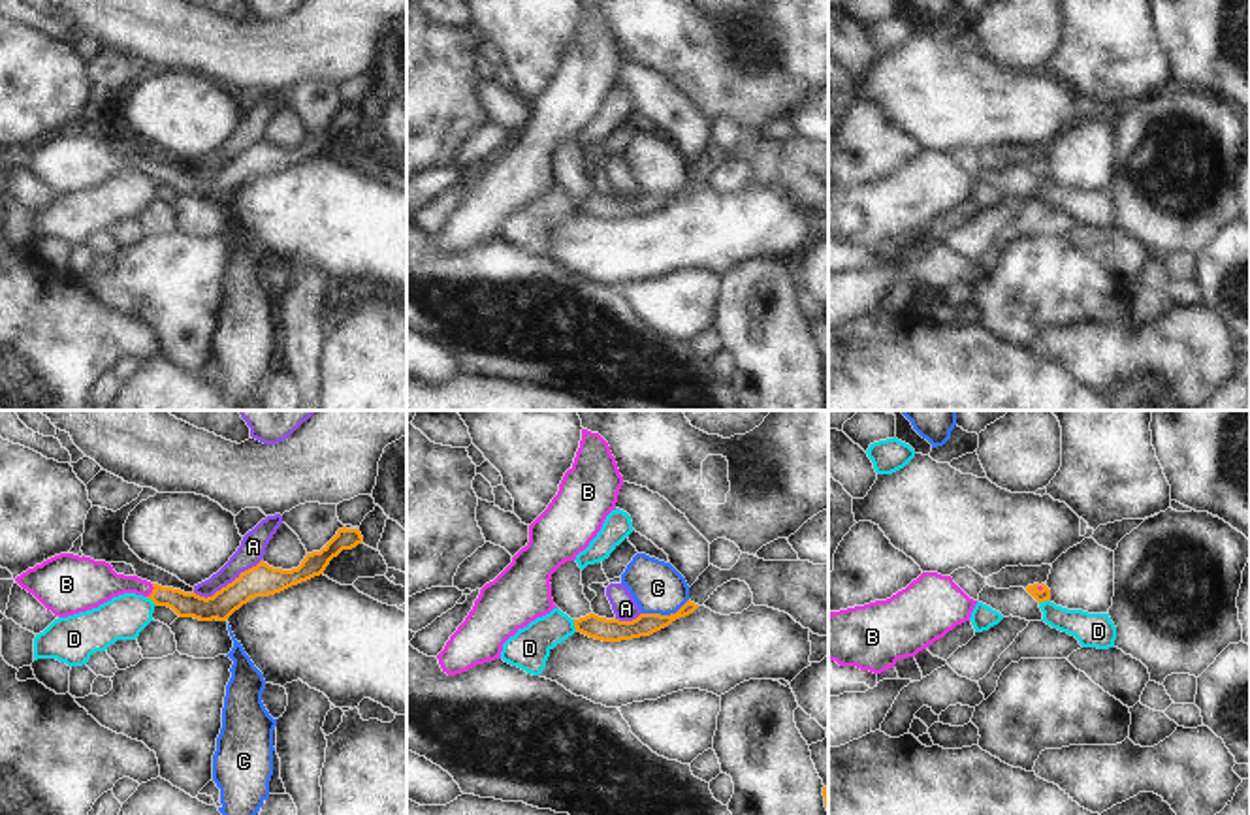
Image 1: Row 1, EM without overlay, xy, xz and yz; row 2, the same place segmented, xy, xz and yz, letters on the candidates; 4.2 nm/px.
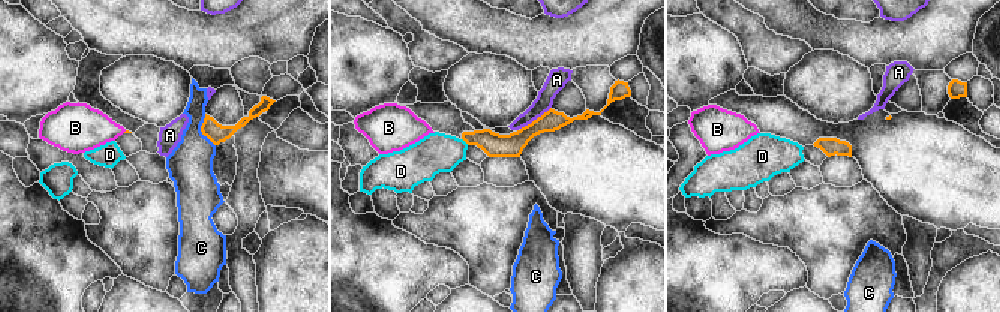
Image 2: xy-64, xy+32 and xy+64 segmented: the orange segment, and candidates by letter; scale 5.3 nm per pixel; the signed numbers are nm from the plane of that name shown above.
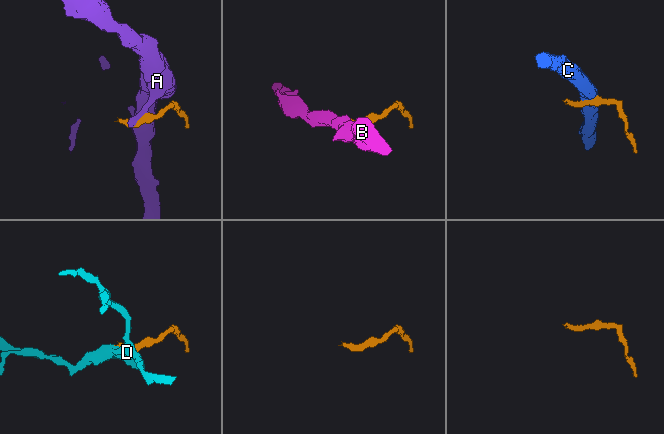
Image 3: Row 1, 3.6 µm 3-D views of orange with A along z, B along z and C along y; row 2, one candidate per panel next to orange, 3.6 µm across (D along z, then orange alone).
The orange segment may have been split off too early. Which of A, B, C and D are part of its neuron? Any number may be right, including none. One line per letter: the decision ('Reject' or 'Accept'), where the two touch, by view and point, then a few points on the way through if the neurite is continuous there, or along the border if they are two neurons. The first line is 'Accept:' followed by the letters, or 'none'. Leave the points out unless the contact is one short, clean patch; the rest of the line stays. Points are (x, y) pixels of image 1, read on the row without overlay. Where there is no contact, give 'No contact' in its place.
Accept: B
A: Reject. Touches orange at xy (228, 162). Boundary: xy (260, 138), (211, 174), (200, 175), (192, 170)
B: Accept. Touches orange at xy (153, 170). Path across: xy (185, 183), (153, 170), (134, 162), (96, 160)
C: Reject. Touches orange at xz (665, 194). Boundary: xz (688, 177), (674, 191), (642, 192)
D: Reject. Touches orange at xz (575, 204). Boundary: xz (573, 198), (576, 209)

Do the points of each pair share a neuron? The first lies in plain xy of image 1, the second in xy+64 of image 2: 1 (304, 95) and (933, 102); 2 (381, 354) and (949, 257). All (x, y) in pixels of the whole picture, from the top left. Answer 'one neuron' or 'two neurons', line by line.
1: one neuron
2: two neurons

